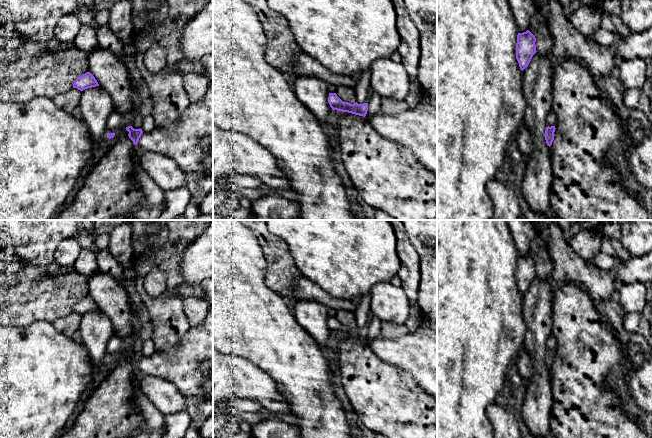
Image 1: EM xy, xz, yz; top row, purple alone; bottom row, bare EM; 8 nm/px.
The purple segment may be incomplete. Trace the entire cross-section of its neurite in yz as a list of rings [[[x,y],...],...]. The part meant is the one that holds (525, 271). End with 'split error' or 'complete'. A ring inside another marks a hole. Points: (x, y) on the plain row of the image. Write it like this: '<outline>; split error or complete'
[[[529,254],[517,259],[516,283],[522,295],[528,291],[533,279],[537,276],[535,266],[536,262]]]; complete

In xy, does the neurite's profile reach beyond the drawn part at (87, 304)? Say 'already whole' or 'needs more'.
already whole

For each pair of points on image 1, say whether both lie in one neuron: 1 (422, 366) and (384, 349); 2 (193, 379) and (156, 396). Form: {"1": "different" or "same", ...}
{"1": "same", "2": "different"}

